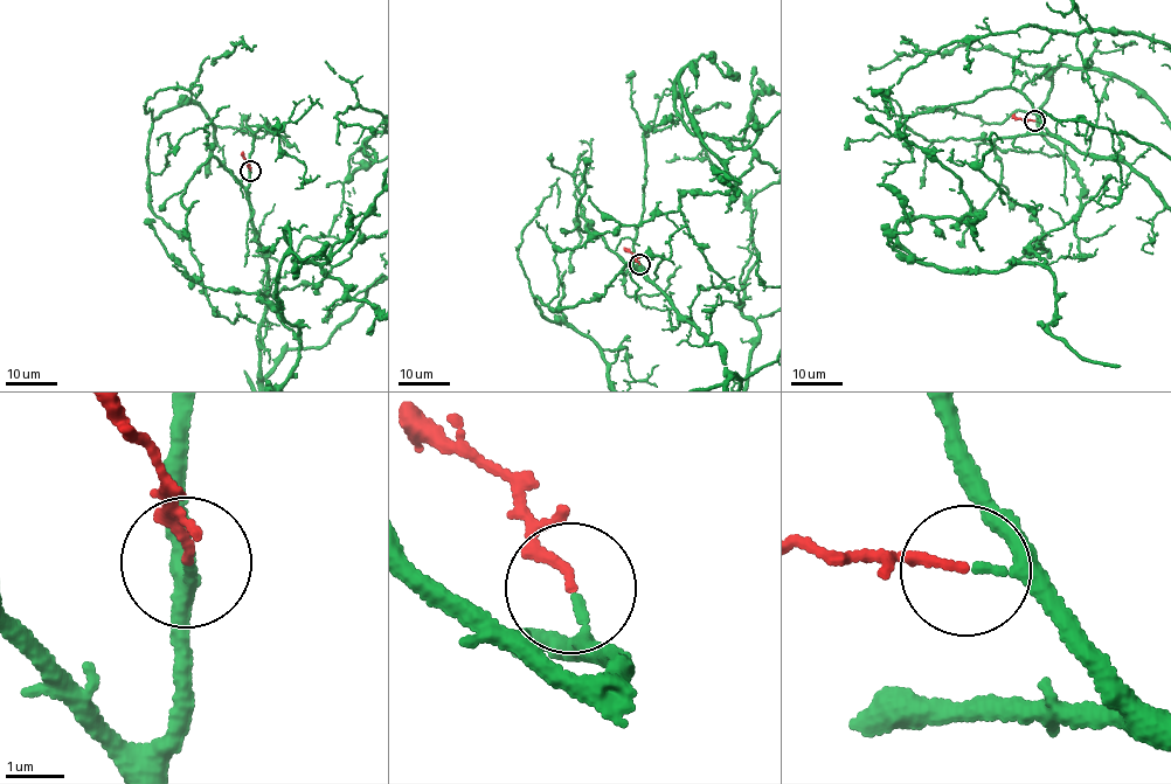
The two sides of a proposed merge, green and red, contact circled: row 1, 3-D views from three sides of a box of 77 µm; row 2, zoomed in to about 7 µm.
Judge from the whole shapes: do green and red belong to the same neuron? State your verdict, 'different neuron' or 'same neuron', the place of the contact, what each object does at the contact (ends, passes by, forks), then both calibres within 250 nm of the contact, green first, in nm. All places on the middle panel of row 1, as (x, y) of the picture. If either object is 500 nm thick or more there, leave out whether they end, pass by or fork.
same neuron; place (639, 264); green passes by; red ends; calibres 120 and 140 nm

